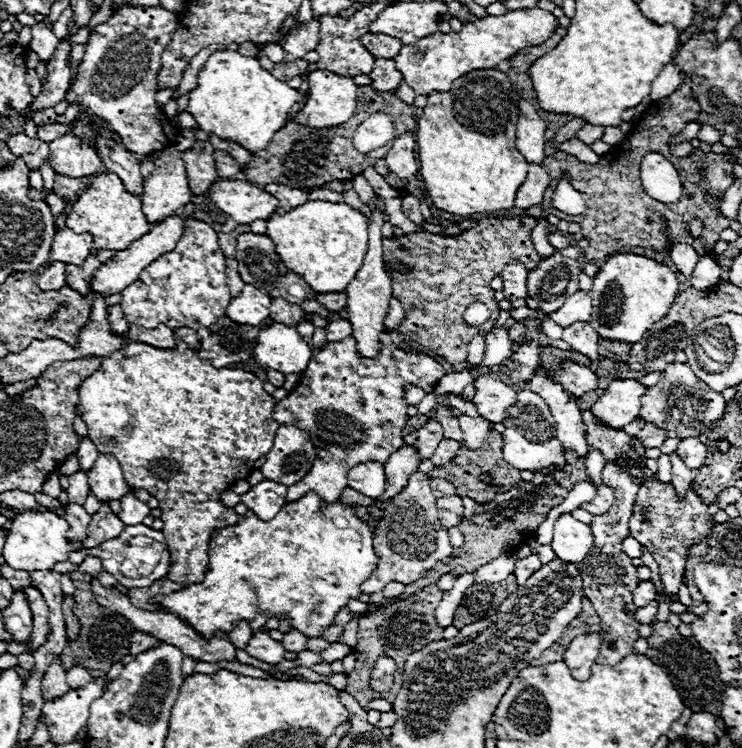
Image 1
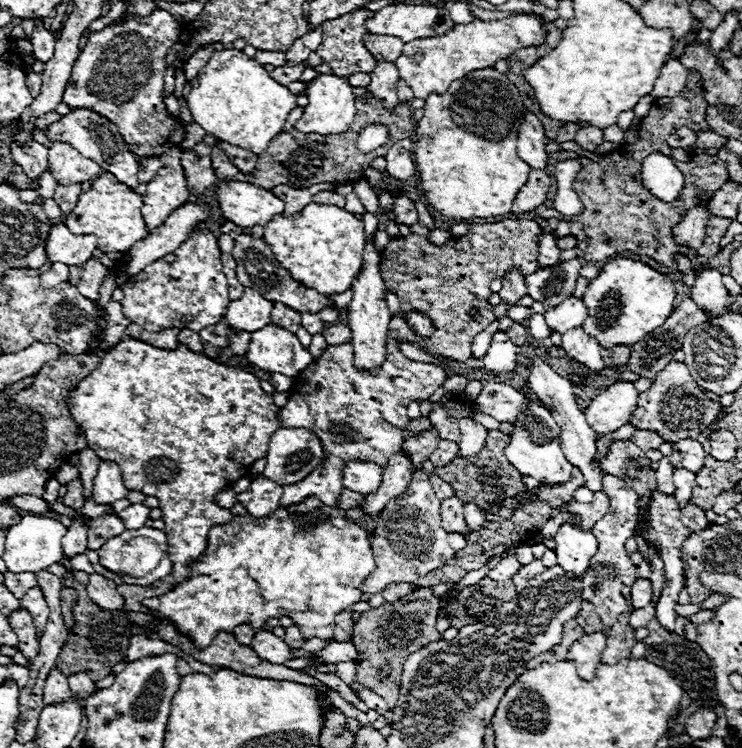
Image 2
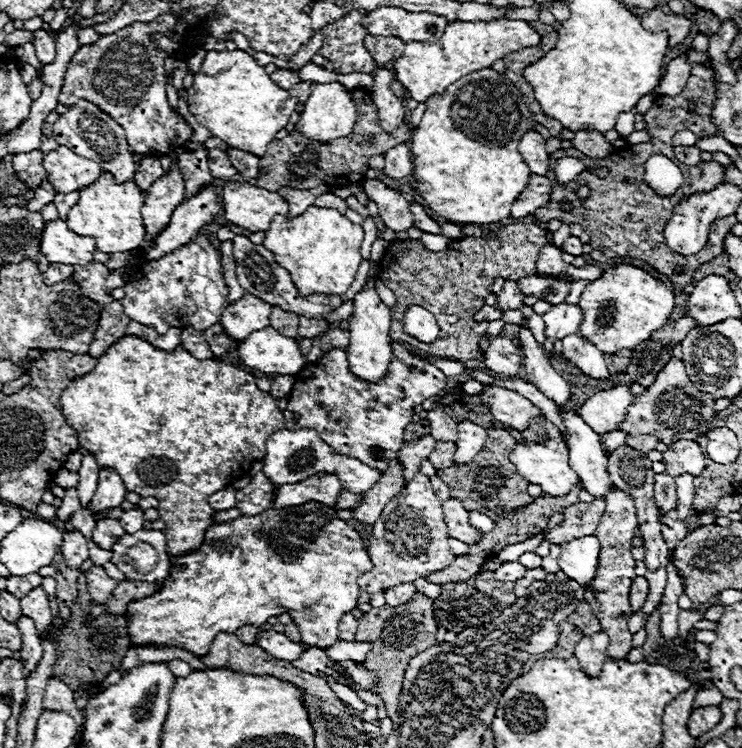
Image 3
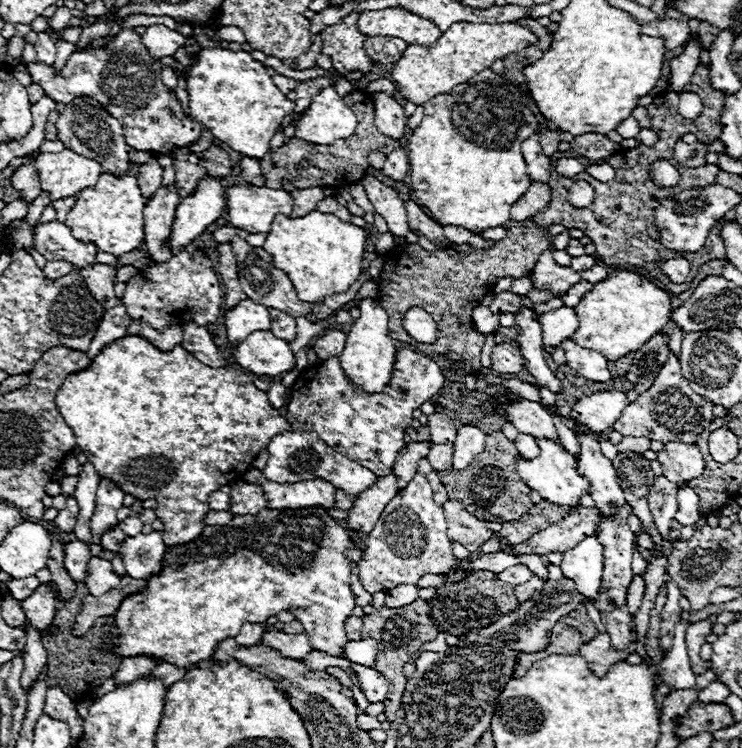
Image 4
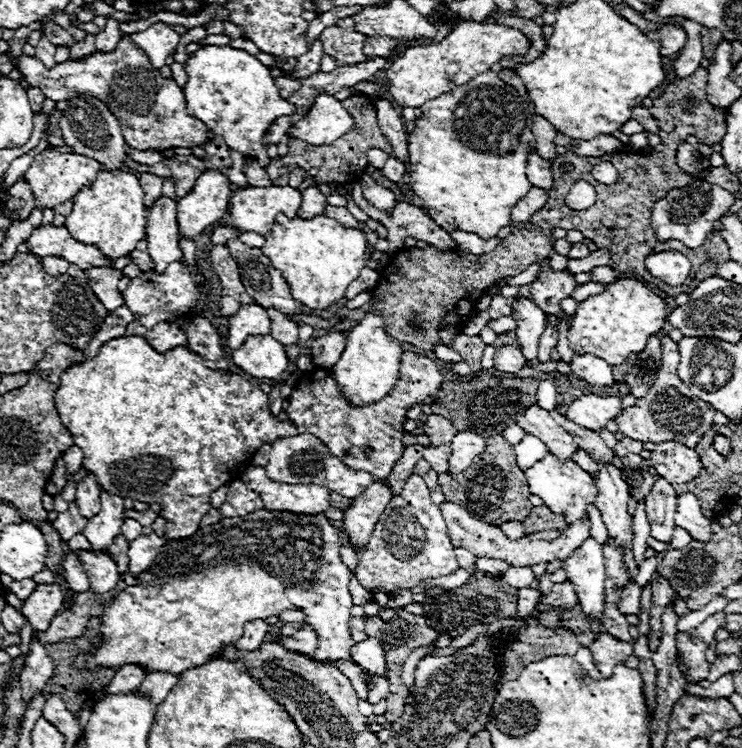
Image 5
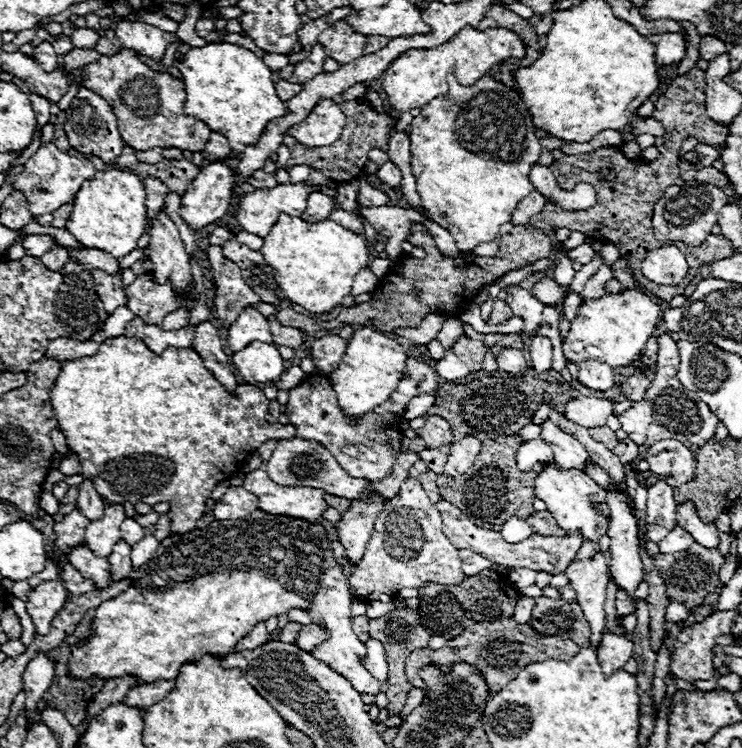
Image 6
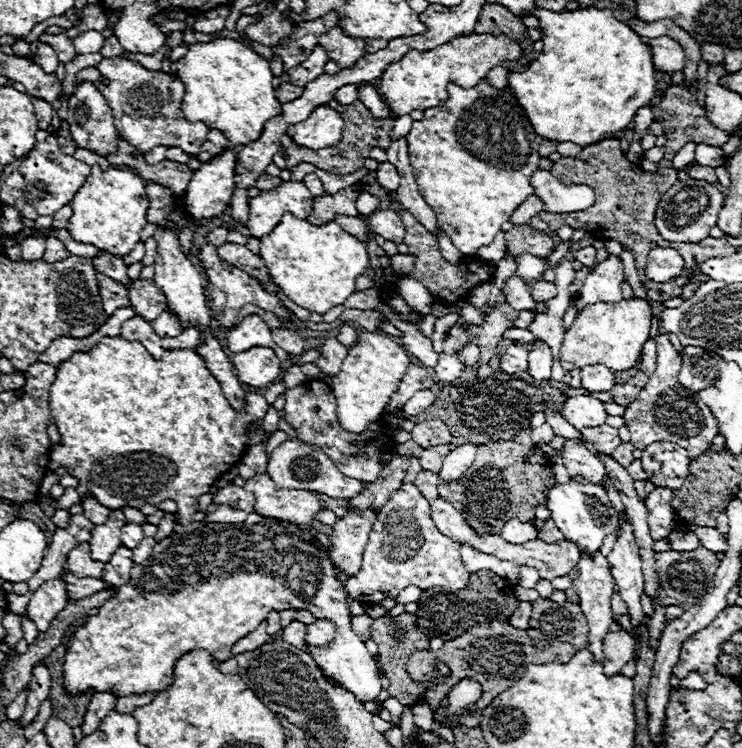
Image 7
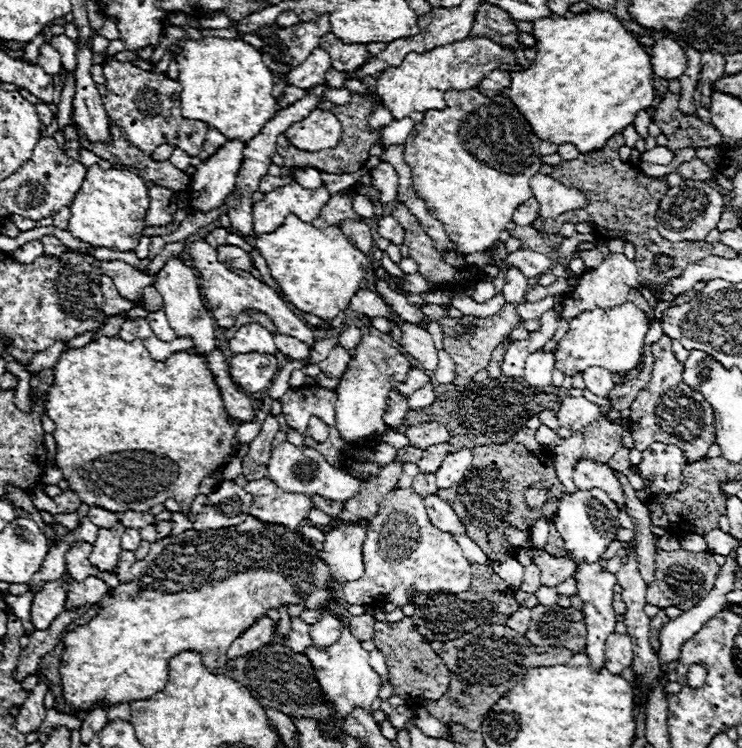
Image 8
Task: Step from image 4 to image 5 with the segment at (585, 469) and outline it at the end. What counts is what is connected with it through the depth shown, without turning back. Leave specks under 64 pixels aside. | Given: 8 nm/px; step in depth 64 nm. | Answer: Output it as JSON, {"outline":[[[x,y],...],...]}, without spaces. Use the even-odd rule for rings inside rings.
{"outline":[[[596,462],[596,464],[598,464],[598,474],[594,478],[594,484],[598,488],[596,506],[602,514],[608,534],[614,536],[618,544],[622,542],[626,546],[626,564],[634,580],[634,576],[638,574],[638,568],[634,566],[634,560],[632,560],[632,520],[626,512],[628,486],[614,464],[604,464],[604,462]]]}

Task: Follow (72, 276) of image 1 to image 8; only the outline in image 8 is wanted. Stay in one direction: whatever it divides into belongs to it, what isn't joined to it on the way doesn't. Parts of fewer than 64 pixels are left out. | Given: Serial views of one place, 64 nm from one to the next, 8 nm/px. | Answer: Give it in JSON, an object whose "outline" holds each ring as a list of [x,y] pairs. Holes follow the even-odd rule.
{"outline":[[[102,276],[100,278],[100,288],[102,288],[102,296],[104,296],[104,312],[106,316],[114,316],[122,310],[130,310],[134,308],[134,304],[130,300],[126,300],[124,296],[120,296],[120,292],[116,290],[116,286],[112,284],[112,278]]]}

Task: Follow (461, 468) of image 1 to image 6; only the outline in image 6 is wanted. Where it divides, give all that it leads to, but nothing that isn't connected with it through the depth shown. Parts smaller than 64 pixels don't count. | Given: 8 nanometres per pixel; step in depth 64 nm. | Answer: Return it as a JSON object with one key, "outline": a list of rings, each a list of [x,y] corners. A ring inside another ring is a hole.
{"outline":[[[498,436],[494,440],[484,442],[482,452],[476,456],[472,468],[466,474],[454,476],[454,478],[452,476],[444,476],[444,474],[438,476],[438,490],[440,490],[442,498],[448,500],[448,502],[452,502],[454,506],[466,510],[472,518],[478,518],[480,522],[490,524],[492,528],[498,528],[498,530],[512,516],[528,518],[534,512],[534,508],[532,508],[532,500],[536,498],[536,494],[534,494],[534,472],[538,472],[538,470],[534,468],[530,472],[522,472],[522,470],[516,468],[516,448],[520,444],[522,444],[520,438],[518,440],[512,440],[512,438],[504,438],[504,436]]]}

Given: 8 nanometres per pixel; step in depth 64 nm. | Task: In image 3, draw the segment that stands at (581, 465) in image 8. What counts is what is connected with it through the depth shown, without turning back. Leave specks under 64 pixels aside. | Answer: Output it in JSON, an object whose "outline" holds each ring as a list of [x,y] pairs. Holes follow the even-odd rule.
{"outline":[[[486,386],[482,392],[482,404],[490,408],[492,416],[516,430],[528,428],[530,416],[538,416],[538,408],[514,390],[500,386]]]}

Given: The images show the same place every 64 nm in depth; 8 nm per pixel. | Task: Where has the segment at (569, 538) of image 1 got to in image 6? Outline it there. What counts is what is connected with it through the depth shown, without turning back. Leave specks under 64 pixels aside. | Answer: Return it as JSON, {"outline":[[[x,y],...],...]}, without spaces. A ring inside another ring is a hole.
{"outline":[[[586,540],[582,544],[582,548],[578,550],[574,562],[566,568],[566,576],[570,580],[570,586],[576,590],[576,600],[578,604],[582,606],[582,612],[590,624],[590,630],[592,630],[592,636],[590,636],[590,646],[596,650],[596,646],[600,644],[600,636],[604,634],[602,630],[606,628],[606,612],[604,612],[604,602],[606,602],[606,584],[608,584],[608,560],[606,556],[600,552],[598,544],[596,542],[590,542]]]}

